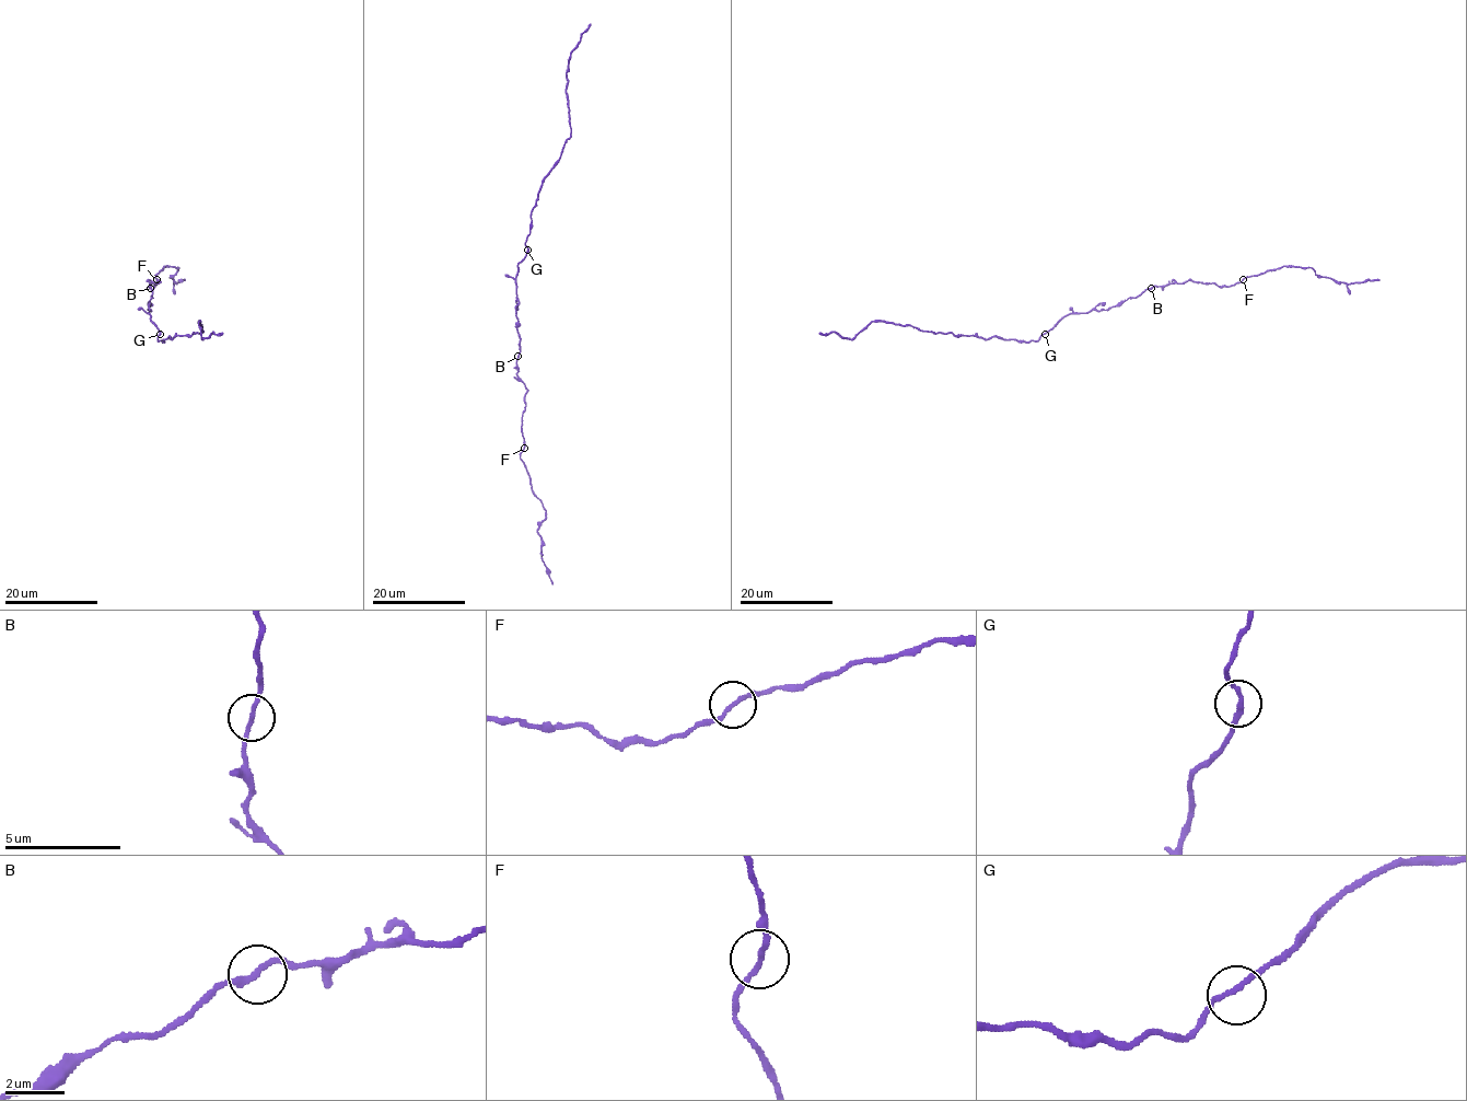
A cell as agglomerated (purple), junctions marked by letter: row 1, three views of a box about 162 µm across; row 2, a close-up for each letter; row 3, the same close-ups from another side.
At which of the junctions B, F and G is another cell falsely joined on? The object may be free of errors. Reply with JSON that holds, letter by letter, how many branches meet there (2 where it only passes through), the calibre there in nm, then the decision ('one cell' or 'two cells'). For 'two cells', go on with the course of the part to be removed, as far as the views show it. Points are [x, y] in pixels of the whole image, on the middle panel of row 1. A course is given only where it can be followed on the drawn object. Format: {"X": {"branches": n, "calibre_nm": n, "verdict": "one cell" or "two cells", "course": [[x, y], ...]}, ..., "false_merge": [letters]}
{"B": {"branches": 2, "calibre_nm": 180, "verdict": "one cell"}, "F": {"branches": 2, "calibre_nm": 180, "verdict": "two cells", "course": [[524, 448], [520, 459], [546, 517], [537, 535], [542, 540], [542, 559], [552, 583]]}, "G": {"branches": 2, "calibre_nm": 180, "verdict": "one cell"}, "false_merge": ["F"]}

